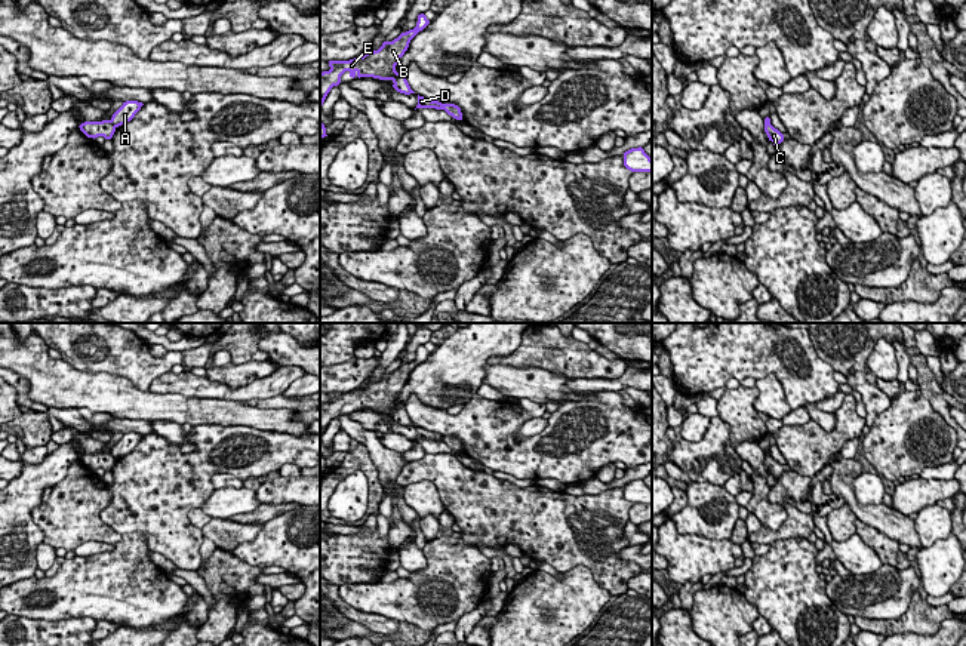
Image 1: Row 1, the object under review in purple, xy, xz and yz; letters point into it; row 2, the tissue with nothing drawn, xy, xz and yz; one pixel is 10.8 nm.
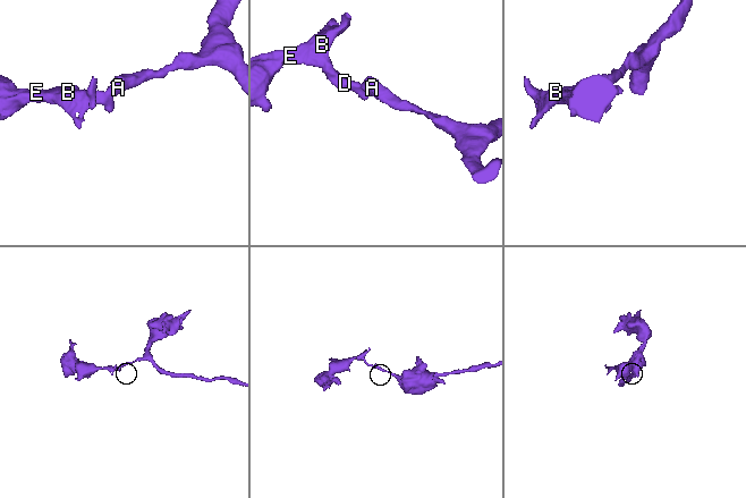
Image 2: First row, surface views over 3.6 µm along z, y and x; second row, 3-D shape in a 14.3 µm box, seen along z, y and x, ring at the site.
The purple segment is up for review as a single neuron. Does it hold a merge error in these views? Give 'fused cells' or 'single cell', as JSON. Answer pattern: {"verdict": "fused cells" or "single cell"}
{"verdict": "fused cells"}

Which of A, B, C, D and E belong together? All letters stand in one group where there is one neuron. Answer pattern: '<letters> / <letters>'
A / B C D E

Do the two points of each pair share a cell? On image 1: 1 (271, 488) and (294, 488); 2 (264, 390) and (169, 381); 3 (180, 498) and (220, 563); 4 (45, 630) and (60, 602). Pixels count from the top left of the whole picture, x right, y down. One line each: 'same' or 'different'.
1: same
2: same
3: different
4: different

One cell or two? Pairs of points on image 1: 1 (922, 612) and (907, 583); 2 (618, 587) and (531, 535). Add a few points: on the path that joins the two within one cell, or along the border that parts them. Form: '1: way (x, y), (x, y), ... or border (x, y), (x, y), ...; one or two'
1: border (916, 590), (908, 608), (901, 615), (889, 620); two
2: way (599, 565), (569, 535), (553, 535); one

